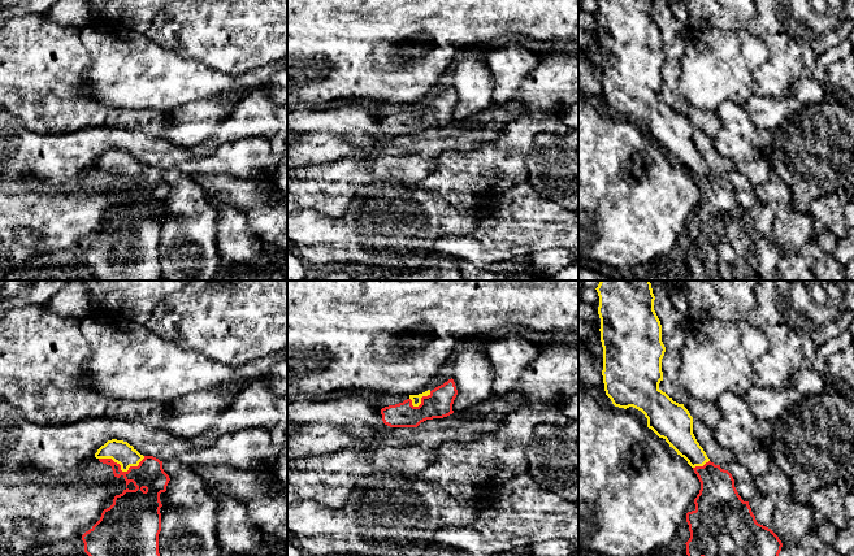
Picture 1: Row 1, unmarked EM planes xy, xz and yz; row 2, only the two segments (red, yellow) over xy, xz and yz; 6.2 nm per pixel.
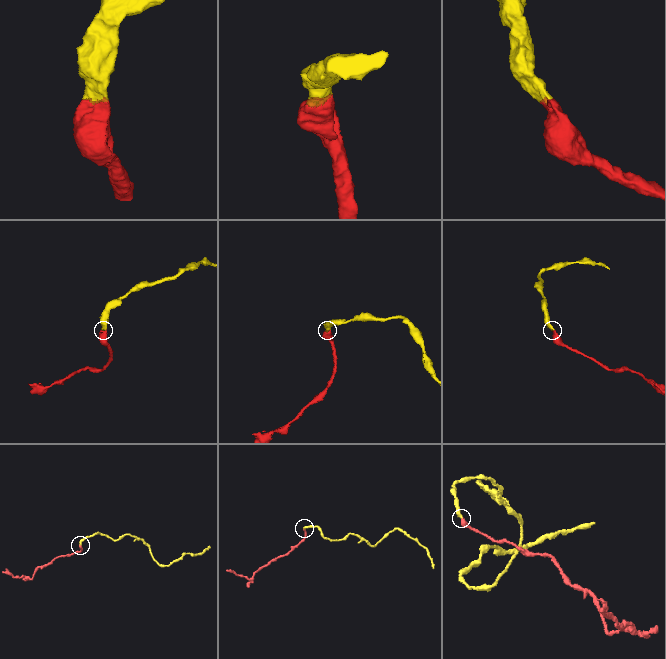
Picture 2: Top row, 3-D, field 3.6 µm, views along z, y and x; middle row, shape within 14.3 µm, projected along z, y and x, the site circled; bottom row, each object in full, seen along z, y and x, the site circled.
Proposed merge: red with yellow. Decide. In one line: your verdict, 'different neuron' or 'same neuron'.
same neuron

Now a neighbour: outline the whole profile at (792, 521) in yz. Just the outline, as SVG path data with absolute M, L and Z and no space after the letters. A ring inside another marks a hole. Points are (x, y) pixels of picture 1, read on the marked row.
M771 460L768 473L755 478L762 495L777 498L772 531L784 546L798 546L812 525L812 509L809 503L799 504L793 498L792 482Z

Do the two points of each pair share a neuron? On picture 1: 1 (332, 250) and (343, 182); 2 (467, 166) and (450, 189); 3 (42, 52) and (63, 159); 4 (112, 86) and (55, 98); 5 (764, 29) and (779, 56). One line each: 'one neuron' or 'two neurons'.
1: two neurons
2: one neuron
3: two neurons
4: two neurons
5: one neuron

